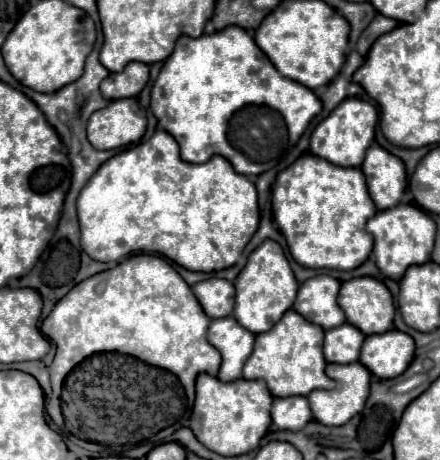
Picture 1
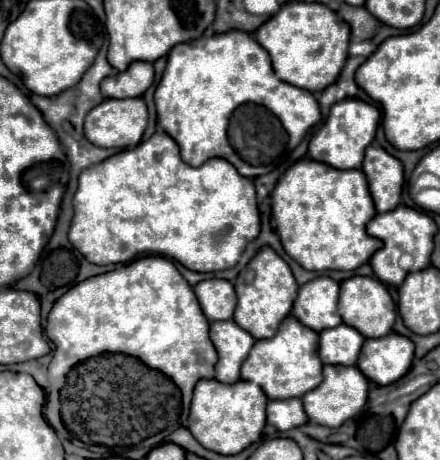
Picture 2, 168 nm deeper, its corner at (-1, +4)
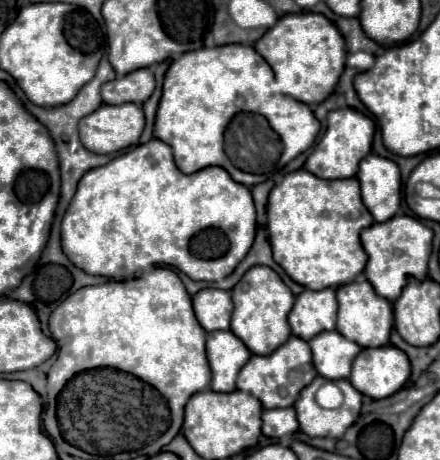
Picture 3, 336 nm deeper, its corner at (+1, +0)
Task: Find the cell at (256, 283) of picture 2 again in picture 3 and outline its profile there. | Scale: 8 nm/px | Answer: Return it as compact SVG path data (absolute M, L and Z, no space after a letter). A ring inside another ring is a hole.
M253 266L239 280L239 284L231 290L233 296L233 316L231 316L231 332L257 356L269 356L279 346L283 346L291 332L287 324L287 314L293 308L293 294L283 284L283 280L267 266Z

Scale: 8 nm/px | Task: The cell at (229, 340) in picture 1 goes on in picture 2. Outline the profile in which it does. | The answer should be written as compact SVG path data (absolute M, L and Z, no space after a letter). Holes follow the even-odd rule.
M233 320L213 322L209 336L217 348L219 362L215 366L217 380L233 384L239 380L239 368L255 344L255 338Z

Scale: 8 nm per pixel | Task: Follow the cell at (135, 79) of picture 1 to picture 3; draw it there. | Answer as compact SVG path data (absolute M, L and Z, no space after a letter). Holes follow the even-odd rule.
M149 68L133 70L123 78L105 82L101 88L103 102L107 104L143 104L155 90L155 76Z

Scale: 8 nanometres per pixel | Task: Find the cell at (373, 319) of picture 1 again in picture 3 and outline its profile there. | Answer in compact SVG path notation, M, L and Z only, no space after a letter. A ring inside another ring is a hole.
M351 282L337 288L337 332L347 340L353 340L361 348L379 348L389 342L389 334L393 328L393 308L391 304L373 292L373 286L365 282Z

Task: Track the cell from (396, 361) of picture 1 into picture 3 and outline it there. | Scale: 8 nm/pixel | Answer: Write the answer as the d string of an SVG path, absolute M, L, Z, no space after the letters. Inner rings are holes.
M395 346L365 348L353 360L349 382L361 394L381 400L399 392L409 380L411 366L403 350Z

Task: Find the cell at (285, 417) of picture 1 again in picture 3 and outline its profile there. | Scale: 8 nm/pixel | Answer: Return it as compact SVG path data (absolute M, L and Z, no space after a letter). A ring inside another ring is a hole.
M293 408L263 410L263 434L269 438L281 438L285 434L297 432L297 416Z

